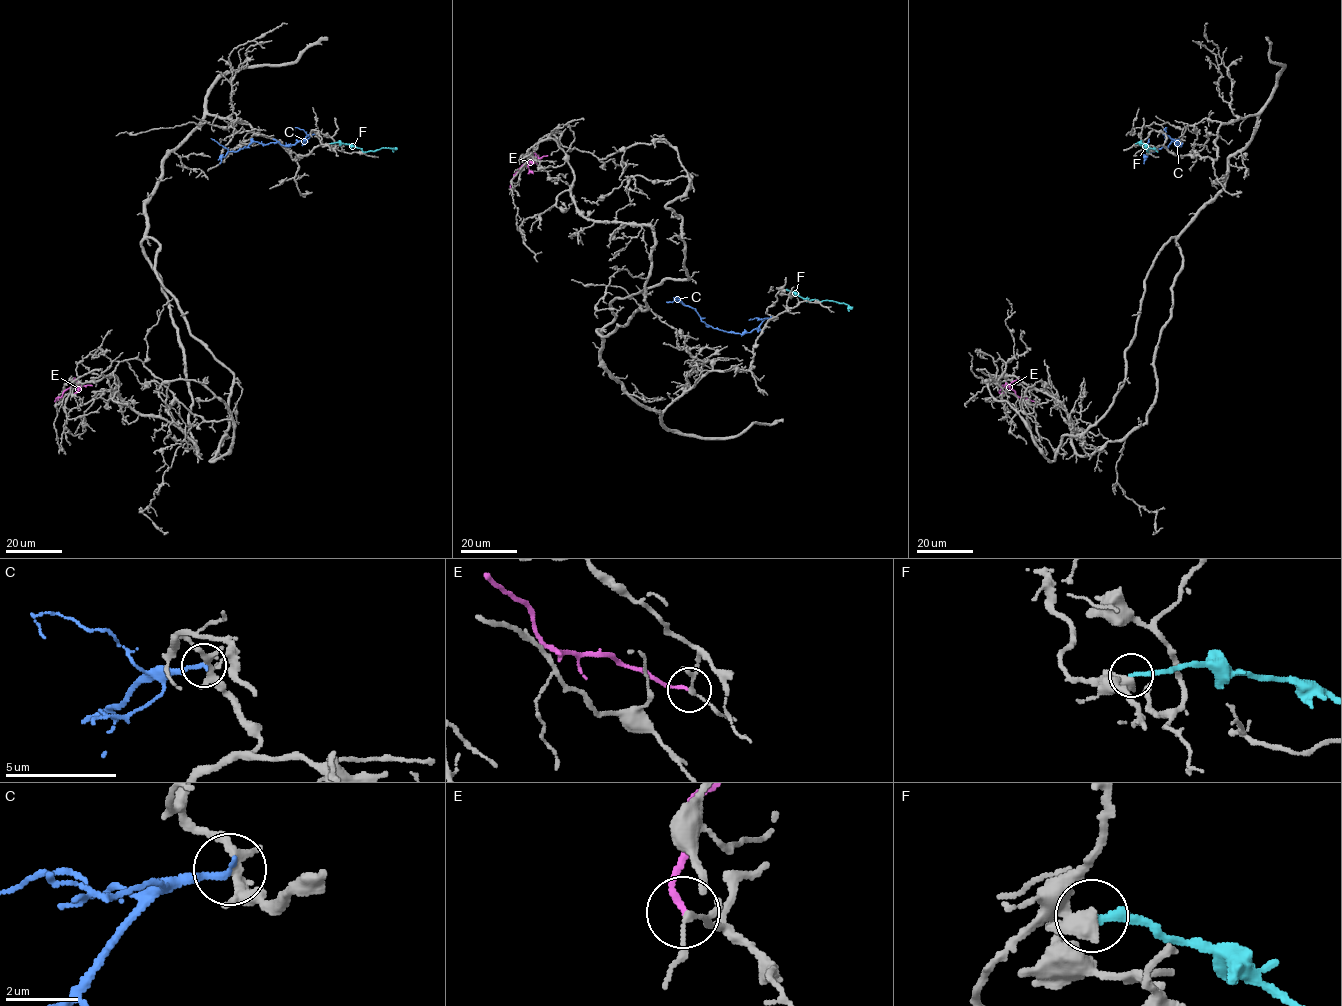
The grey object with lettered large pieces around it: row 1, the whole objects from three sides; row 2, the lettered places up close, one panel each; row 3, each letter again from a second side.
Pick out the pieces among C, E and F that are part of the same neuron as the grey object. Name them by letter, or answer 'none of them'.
none of them

